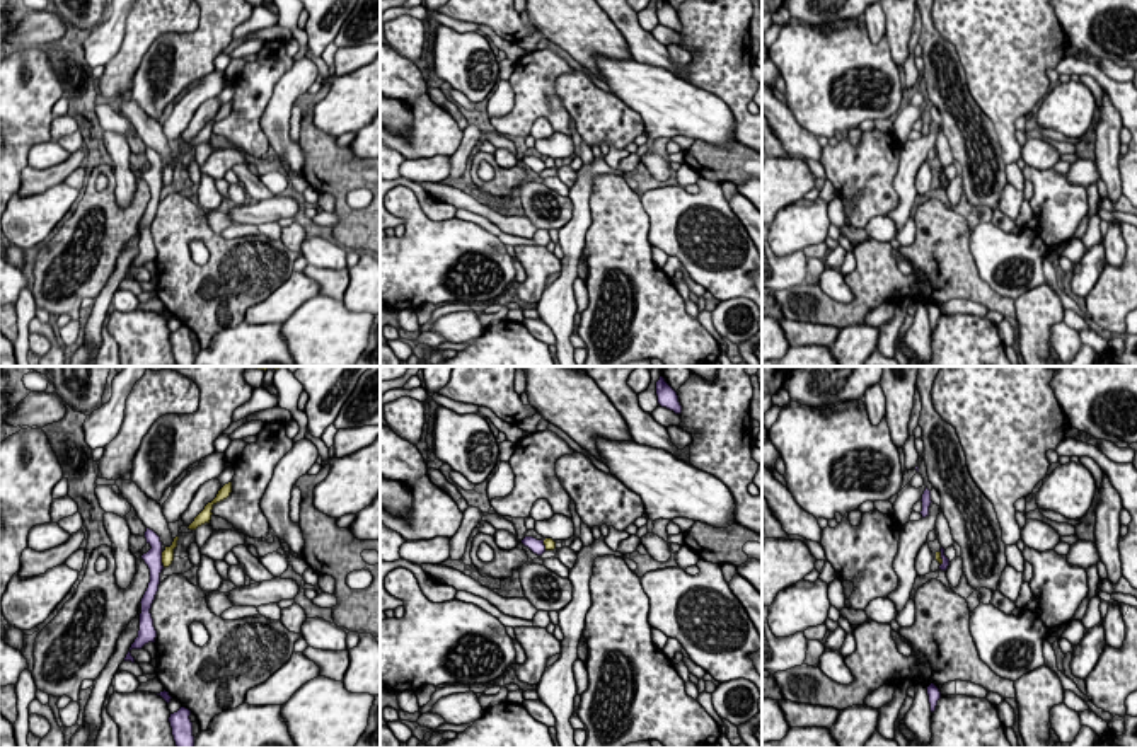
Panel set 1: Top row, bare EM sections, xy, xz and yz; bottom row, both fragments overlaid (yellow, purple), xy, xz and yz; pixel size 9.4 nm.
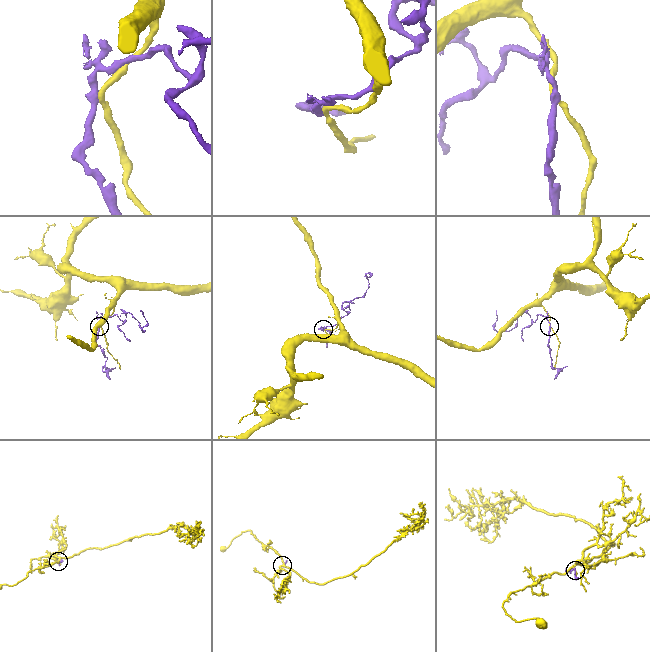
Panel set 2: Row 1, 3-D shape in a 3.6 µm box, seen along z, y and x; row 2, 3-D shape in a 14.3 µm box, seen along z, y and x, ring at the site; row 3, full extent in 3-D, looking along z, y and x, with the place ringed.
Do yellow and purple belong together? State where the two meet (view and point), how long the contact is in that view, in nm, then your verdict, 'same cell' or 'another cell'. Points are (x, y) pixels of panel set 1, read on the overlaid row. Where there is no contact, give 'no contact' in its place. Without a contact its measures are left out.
xy (162, 558) | 110 nm | another cell

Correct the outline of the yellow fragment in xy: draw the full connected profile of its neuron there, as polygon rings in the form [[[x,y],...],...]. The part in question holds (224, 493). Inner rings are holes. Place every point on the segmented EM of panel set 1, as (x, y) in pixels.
[[[232,482],[225,484],[225,486],[218,491],[216,498],[205,506],[205,509],[194,518],[194,521],[193,521],[188,528],[189,528],[189,530],[196,530],[198,526],[201,526],[201,525],[205,525],[205,523],[210,523],[211,515],[213,515],[213,513],[211,513],[213,506],[215,506],[216,503],[227,499],[227,498],[230,496],[230,492],[232,492]]]

